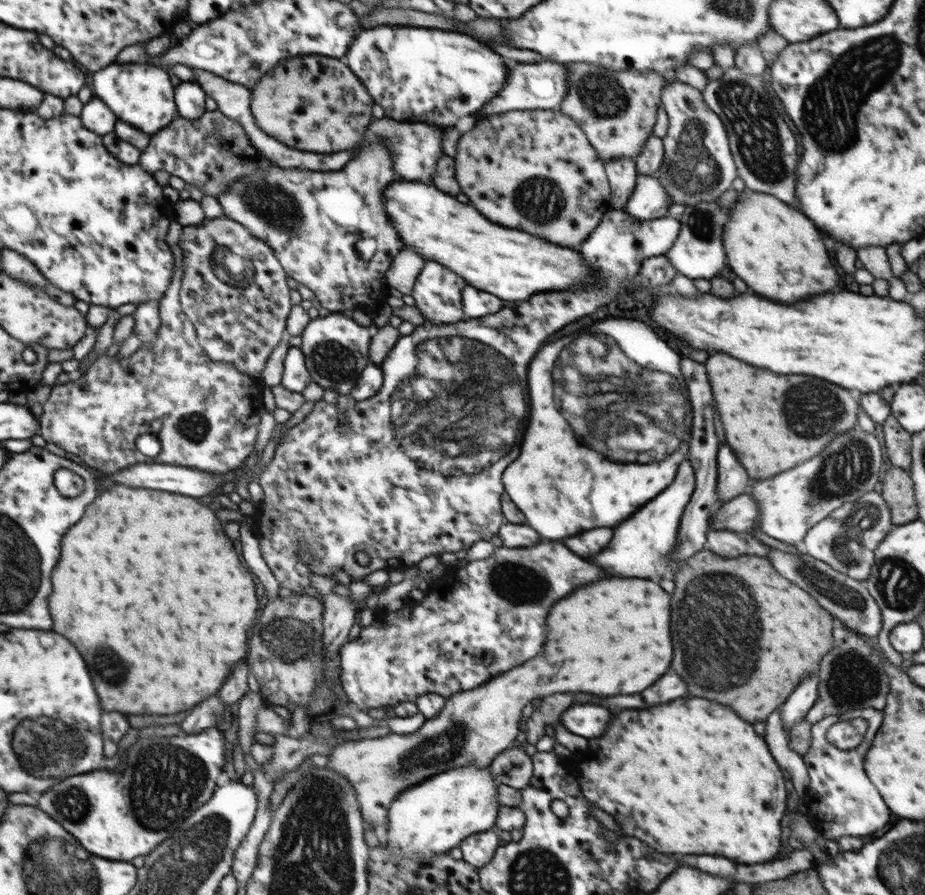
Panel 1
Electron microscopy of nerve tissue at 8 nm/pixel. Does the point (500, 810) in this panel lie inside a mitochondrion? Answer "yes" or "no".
no

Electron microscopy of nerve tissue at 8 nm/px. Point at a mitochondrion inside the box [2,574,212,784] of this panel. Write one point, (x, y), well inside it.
(45, 745)

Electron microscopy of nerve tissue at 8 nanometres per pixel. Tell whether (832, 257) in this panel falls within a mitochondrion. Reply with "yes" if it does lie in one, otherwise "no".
no

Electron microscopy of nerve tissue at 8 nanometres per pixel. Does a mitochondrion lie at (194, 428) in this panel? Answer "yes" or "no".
yes

